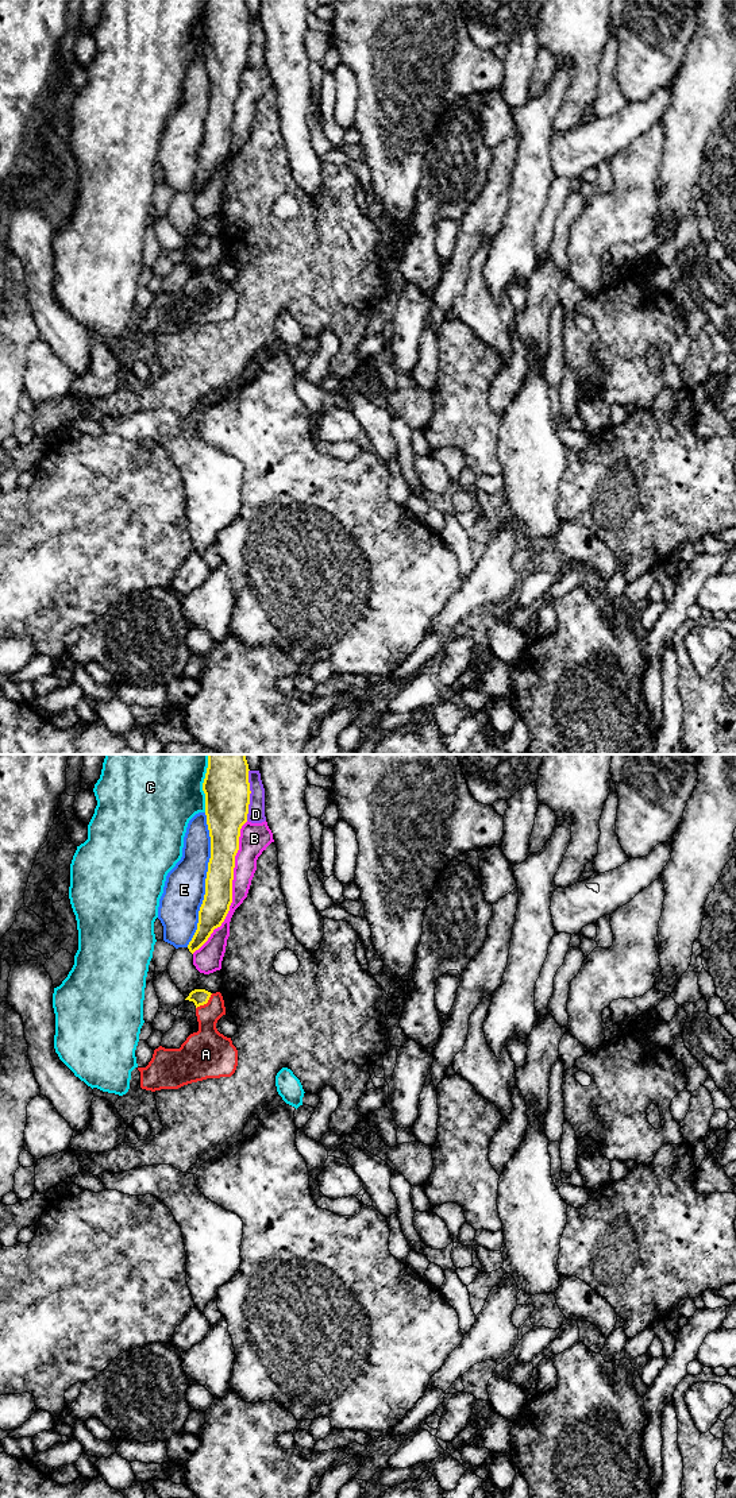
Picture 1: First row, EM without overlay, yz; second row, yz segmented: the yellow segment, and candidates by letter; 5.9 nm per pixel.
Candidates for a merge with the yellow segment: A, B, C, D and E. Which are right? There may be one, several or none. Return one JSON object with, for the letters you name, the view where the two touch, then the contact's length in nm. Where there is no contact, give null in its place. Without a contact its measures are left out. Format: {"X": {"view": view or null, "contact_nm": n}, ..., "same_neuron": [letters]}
{"same_neuron": []}

